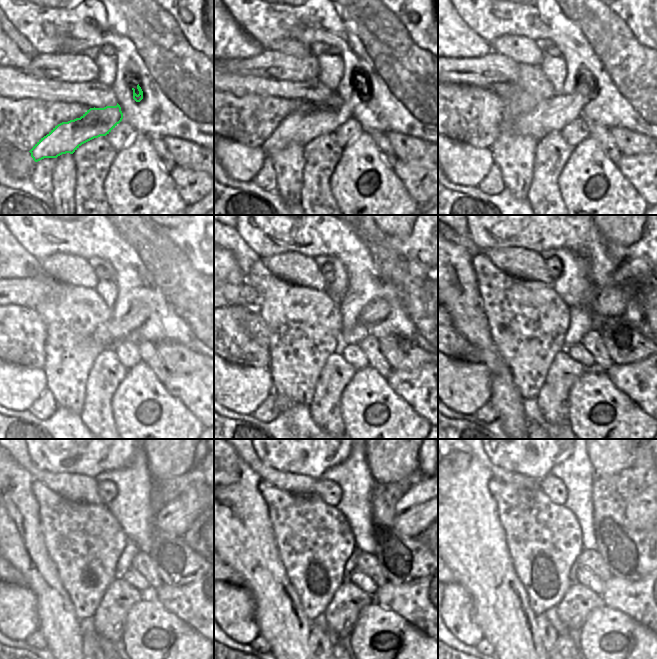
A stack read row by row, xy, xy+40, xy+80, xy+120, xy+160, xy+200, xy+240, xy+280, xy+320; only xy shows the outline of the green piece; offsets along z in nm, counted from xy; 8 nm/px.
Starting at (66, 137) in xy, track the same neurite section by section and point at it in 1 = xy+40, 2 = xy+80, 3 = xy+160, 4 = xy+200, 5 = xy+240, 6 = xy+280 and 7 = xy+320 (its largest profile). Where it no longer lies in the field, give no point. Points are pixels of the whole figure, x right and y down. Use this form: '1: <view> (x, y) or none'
1: xy+40 (325, 118)
2: xy+80 (555, 113)
3: xy+160 (377, 310)
4: xy+200 (609, 302)
5: xy+240 (175, 518)
6: xy+280 (417, 510)
7: xy+320 (641, 511)

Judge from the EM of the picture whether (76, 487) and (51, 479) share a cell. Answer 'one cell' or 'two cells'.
one cell

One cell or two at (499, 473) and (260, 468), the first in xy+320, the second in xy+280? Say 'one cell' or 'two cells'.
one cell

